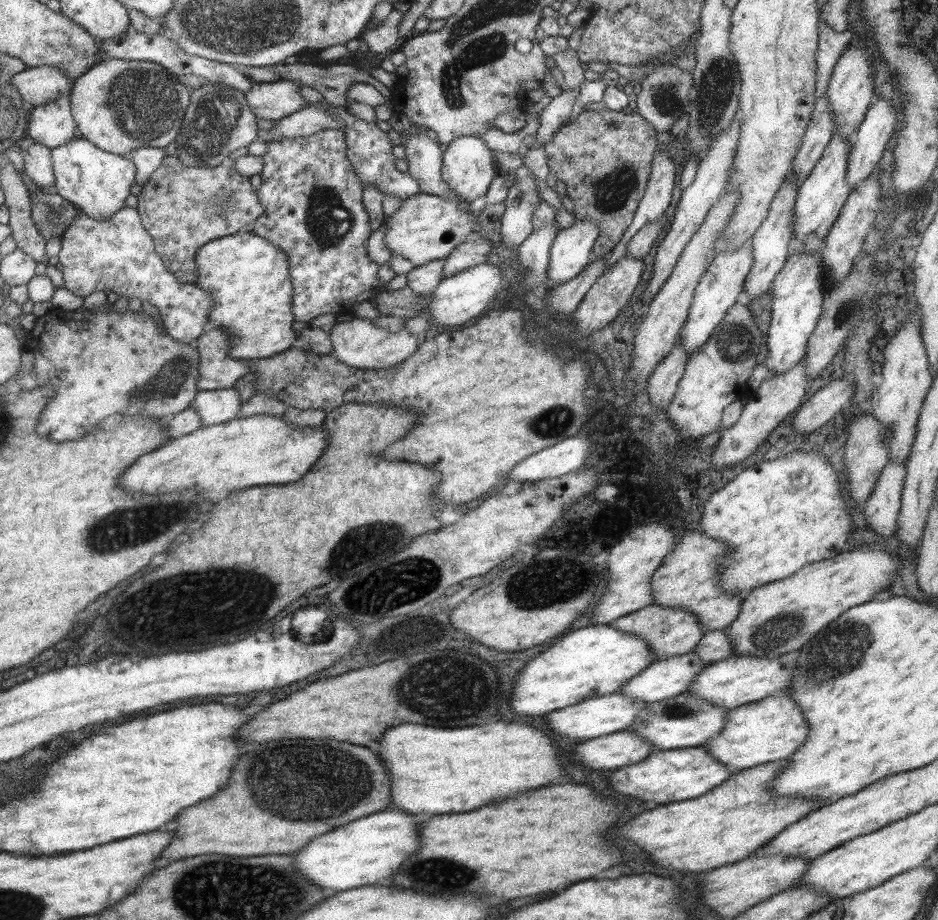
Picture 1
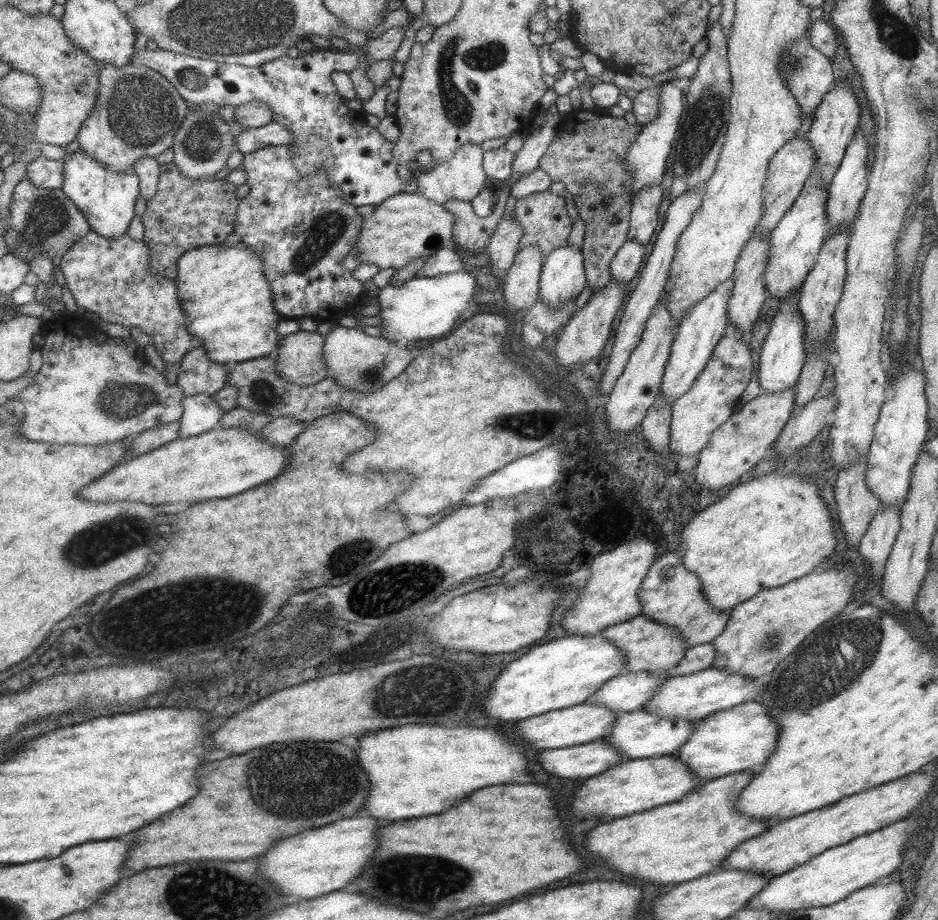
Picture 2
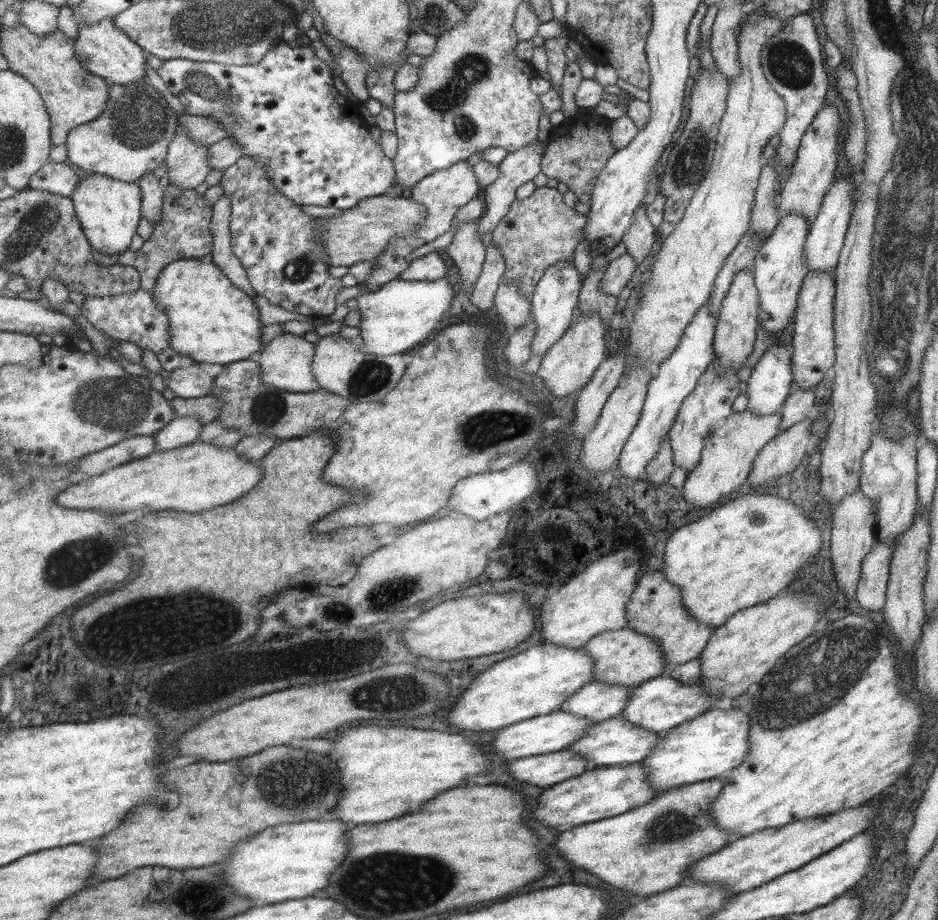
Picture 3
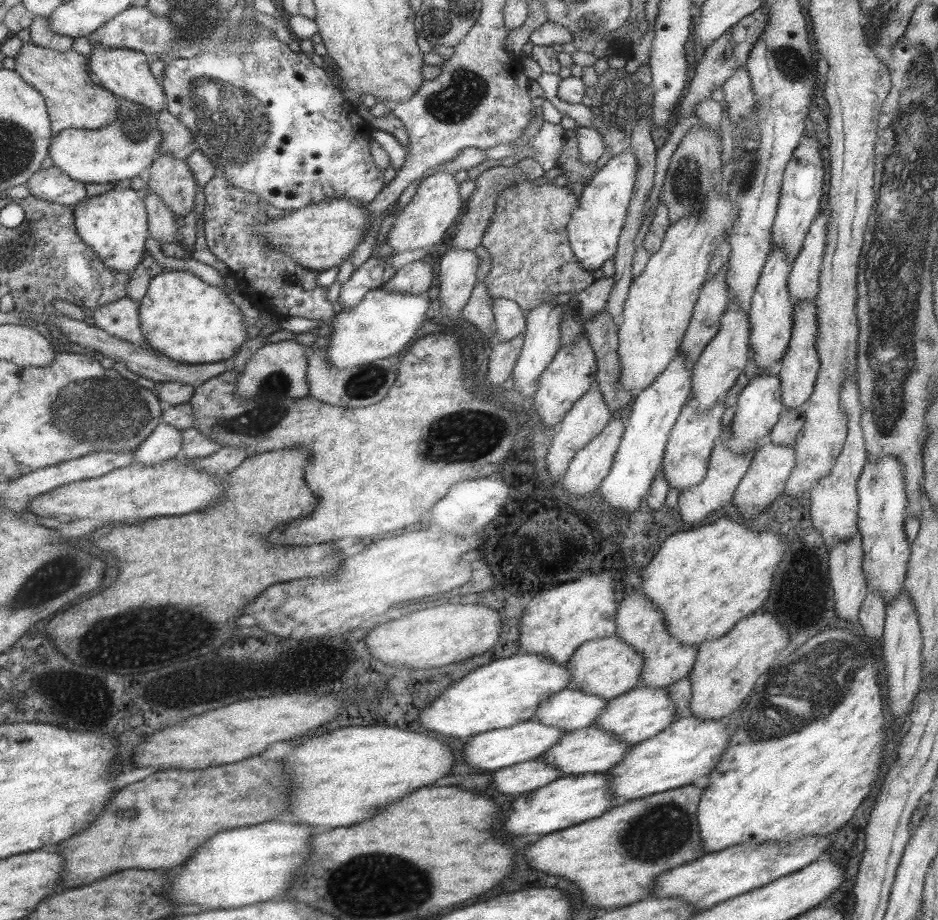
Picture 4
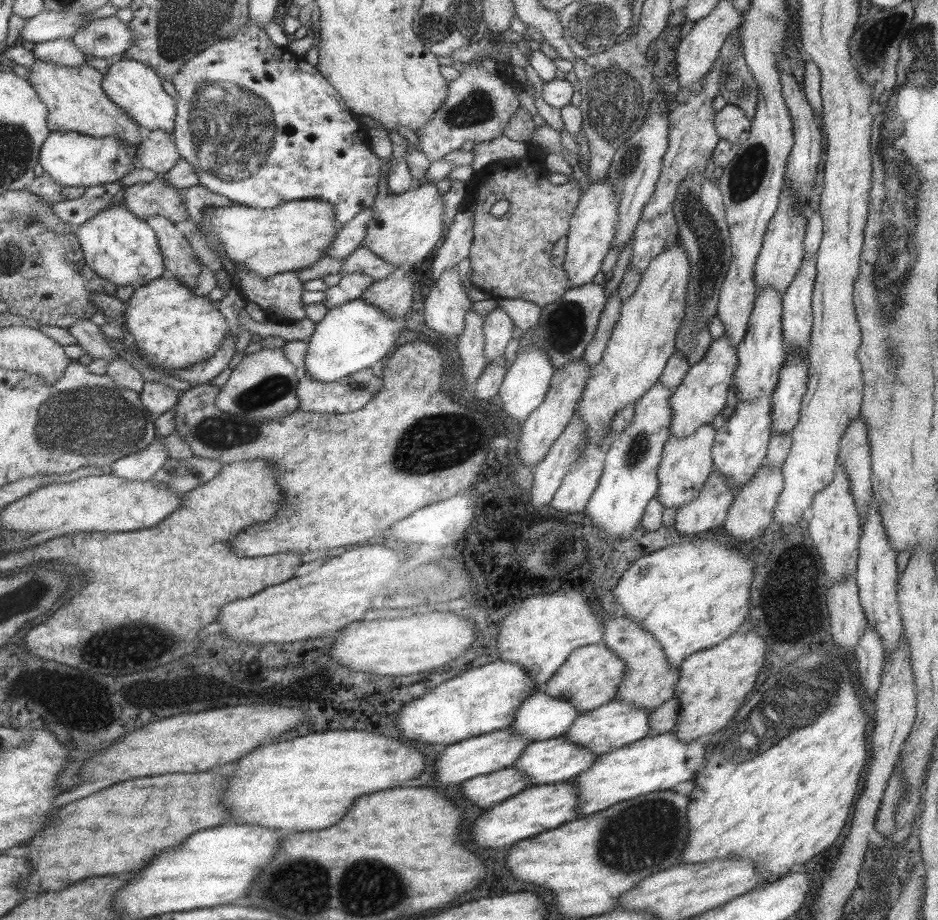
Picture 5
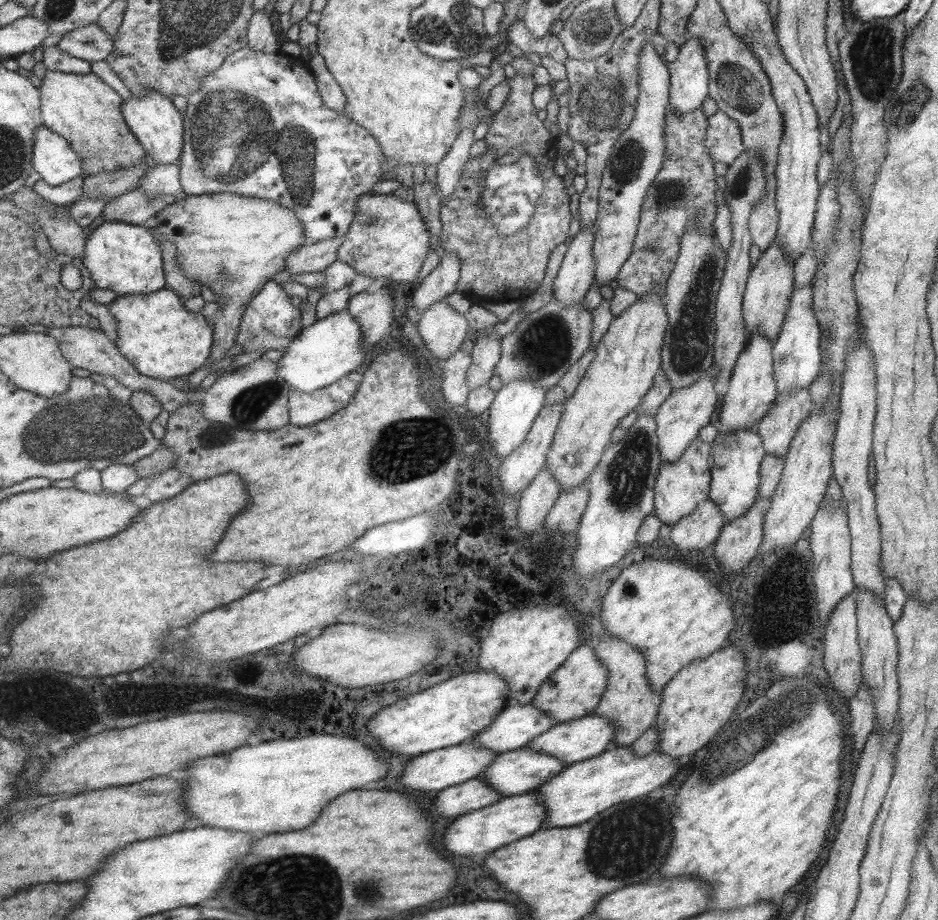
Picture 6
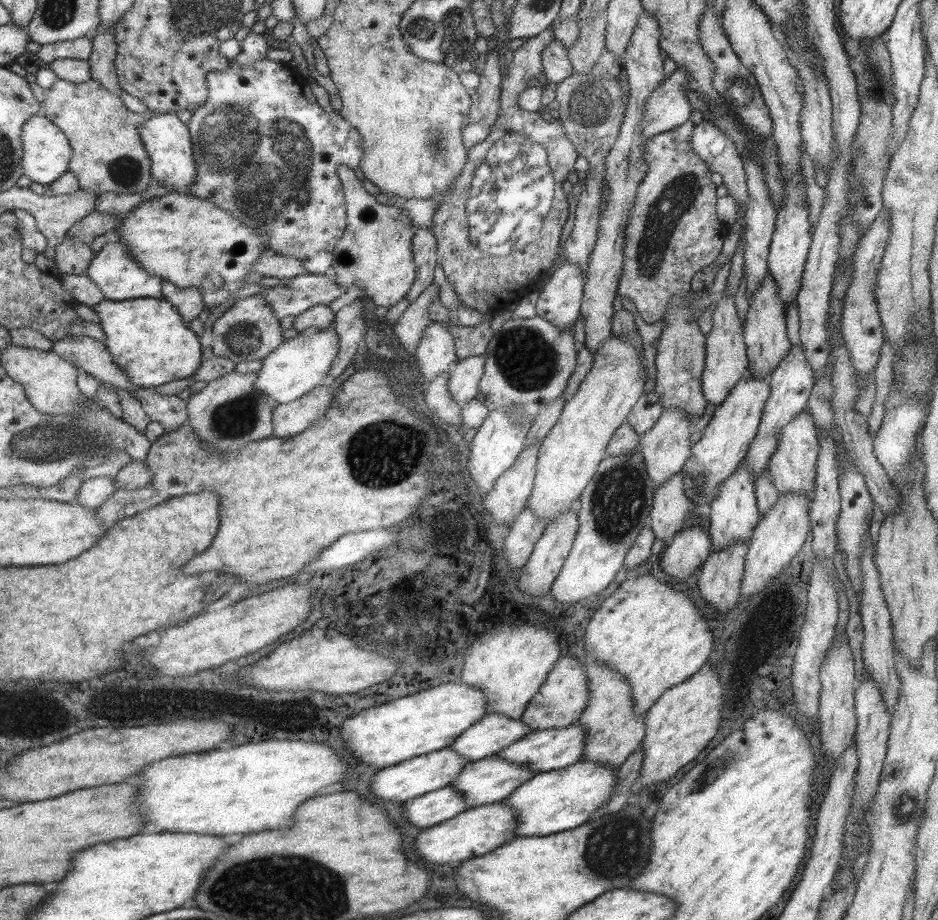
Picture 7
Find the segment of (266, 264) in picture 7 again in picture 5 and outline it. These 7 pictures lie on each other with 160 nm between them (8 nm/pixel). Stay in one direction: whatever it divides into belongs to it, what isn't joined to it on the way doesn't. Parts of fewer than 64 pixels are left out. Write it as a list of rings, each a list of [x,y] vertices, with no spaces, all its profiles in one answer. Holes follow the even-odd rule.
[[[366,208],[359,212],[351,221],[344,223],[343,228],[339,228],[338,235],[326,248],[326,254],[337,260],[343,260],[359,247],[366,236],[366,222],[369,222],[372,211]]]

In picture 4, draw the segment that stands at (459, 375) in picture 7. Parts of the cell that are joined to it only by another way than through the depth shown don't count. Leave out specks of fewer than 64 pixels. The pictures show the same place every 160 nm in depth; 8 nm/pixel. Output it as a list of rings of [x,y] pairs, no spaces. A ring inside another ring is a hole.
[[[492,299],[491,312],[494,330],[507,341],[522,335],[526,330],[525,311],[511,299]]]

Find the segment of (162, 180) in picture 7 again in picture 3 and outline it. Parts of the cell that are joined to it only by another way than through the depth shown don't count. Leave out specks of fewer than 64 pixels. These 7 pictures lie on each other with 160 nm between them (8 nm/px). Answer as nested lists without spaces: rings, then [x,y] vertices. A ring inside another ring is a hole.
[[[114,17],[101,22],[83,22],[80,25],[79,38],[75,39],[75,54],[82,62],[82,66],[93,74],[104,78],[113,84],[137,84],[147,79],[147,57],[144,48],[131,40],[123,30],[119,30],[114,23]]]

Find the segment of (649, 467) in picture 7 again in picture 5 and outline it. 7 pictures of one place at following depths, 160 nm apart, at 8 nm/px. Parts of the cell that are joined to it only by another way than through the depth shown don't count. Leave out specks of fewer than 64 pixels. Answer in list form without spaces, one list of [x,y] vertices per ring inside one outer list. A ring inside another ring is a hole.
[[[724,334],[713,338],[712,344],[706,356],[693,366],[687,369],[682,376],[679,386],[673,391],[670,398],[671,408],[671,432],[670,436],[675,438],[685,438],[693,431],[711,423],[711,420],[721,412],[721,406],[725,402],[725,394],[731,386],[731,372],[738,364],[738,357],[735,352],[736,347],[731,346]]]

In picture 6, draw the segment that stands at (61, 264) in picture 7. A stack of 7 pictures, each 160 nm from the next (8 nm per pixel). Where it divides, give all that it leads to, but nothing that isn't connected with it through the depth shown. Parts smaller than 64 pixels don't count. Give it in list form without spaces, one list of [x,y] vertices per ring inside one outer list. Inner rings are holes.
[[[27,186],[11,194],[8,200],[36,218],[51,248],[73,258],[84,258],[89,229],[73,220],[66,207],[57,207],[45,201],[33,187]]]

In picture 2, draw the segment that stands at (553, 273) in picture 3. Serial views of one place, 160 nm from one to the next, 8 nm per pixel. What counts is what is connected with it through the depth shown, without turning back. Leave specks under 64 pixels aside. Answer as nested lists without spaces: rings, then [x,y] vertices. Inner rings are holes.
[[[566,243],[543,258],[538,276],[538,298],[549,310],[575,300],[586,285],[580,249]]]

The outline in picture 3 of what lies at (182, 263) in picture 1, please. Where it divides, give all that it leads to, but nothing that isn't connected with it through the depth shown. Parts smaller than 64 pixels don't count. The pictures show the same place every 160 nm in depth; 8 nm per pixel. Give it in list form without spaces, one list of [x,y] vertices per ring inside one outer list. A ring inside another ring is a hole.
[[[172,183],[165,184],[164,215],[153,222],[153,233],[143,246],[133,251],[129,249],[118,256],[118,264],[135,267],[142,278],[141,289],[153,291],[159,276],[166,266],[183,258],[201,258],[213,250],[210,226],[213,205],[209,204],[195,190],[183,190]]]

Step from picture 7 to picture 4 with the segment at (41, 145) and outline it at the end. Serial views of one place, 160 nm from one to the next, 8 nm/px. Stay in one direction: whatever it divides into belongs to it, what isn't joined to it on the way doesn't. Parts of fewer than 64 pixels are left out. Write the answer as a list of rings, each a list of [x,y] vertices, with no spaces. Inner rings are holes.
[[[121,98],[120,102],[120,118],[113,124],[99,130],[67,129],[54,135],[50,146],[53,165],[83,184],[120,184],[127,183],[135,176],[145,176],[150,166],[161,156],[163,133],[159,128],[158,114],[126,98]]]

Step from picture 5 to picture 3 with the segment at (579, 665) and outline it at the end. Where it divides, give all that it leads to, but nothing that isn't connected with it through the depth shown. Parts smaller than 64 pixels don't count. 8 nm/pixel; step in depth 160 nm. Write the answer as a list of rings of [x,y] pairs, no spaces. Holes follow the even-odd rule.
[[[626,626],[619,630],[603,631],[591,637],[583,646],[594,662],[594,670],[590,680],[607,685],[641,686],[658,675],[665,673],[665,662],[662,649],[656,640],[651,640]]]

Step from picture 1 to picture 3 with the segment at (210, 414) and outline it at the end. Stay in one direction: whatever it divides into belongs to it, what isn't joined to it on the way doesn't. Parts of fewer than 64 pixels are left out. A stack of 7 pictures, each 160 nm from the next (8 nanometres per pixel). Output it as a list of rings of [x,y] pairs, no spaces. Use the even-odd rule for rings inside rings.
[[[198,416],[177,417],[154,436],[156,450],[165,452],[189,446],[198,440],[198,434],[202,428],[203,423]]]

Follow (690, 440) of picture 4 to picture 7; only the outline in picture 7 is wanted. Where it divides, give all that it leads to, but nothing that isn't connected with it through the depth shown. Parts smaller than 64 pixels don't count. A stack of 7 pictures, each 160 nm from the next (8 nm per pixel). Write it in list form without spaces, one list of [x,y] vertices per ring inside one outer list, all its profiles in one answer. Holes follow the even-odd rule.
[[[682,474],[654,489],[654,500],[650,508],[650,531],[654,538],[669,541],[686,525],[686,512],[693,509],[692,502],[683,490]]]

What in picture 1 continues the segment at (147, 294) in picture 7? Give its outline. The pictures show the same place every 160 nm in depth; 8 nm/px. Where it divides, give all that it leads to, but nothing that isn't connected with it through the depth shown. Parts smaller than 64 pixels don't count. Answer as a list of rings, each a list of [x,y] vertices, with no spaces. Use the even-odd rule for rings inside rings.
[[[83,136],[53,149],[52,158],[56,174],[55,188],[82,212],[97,222],[103,222],[126,208],[125,202],[131,196],[131,188],[138,176],[138,166],[131,159],[101,150]]]

